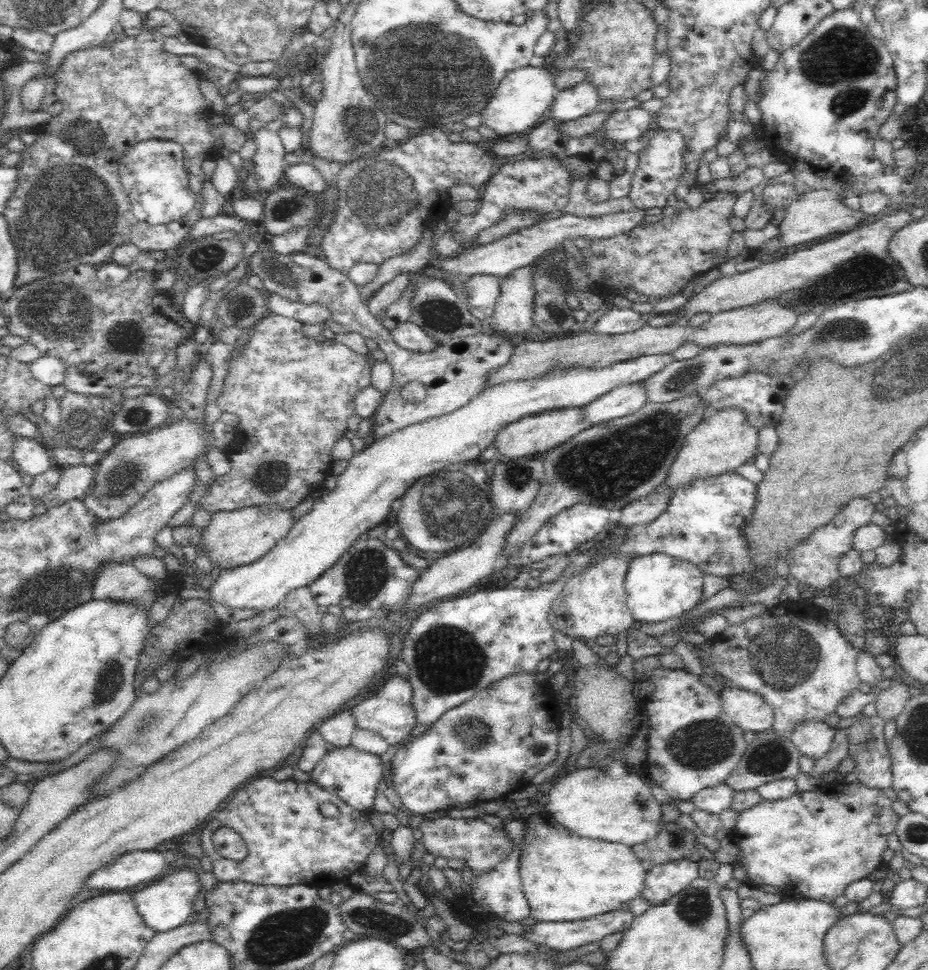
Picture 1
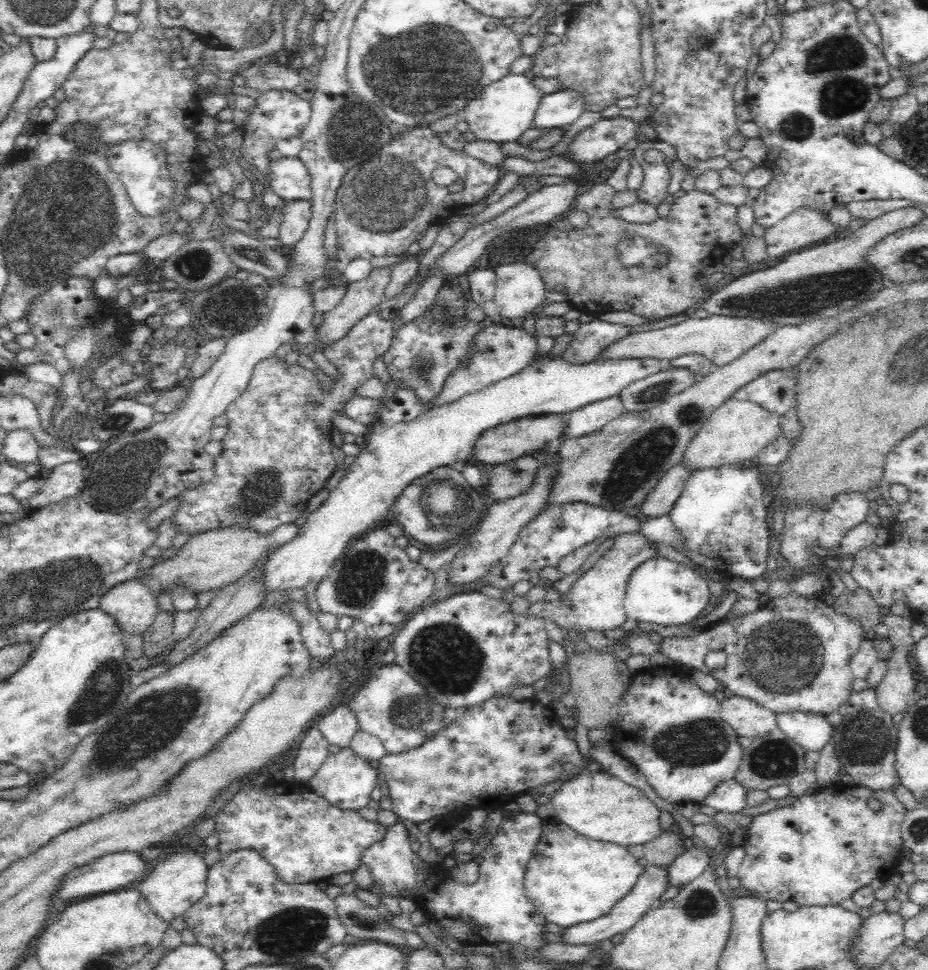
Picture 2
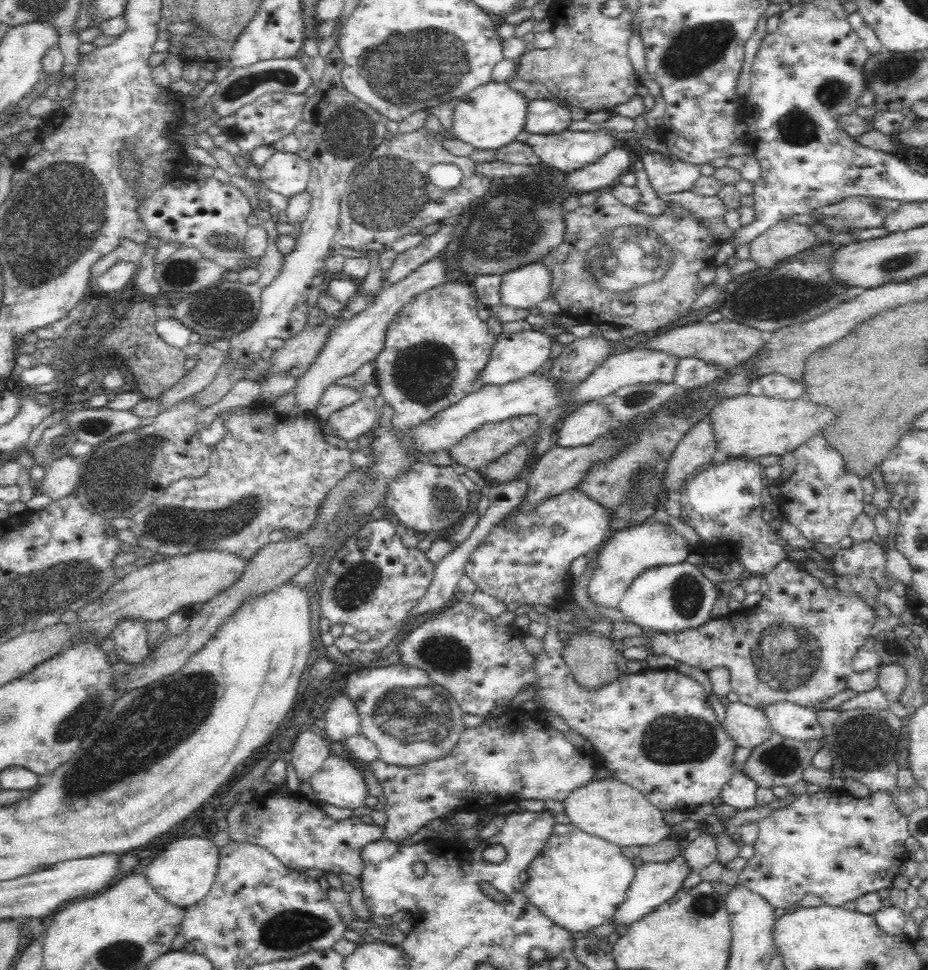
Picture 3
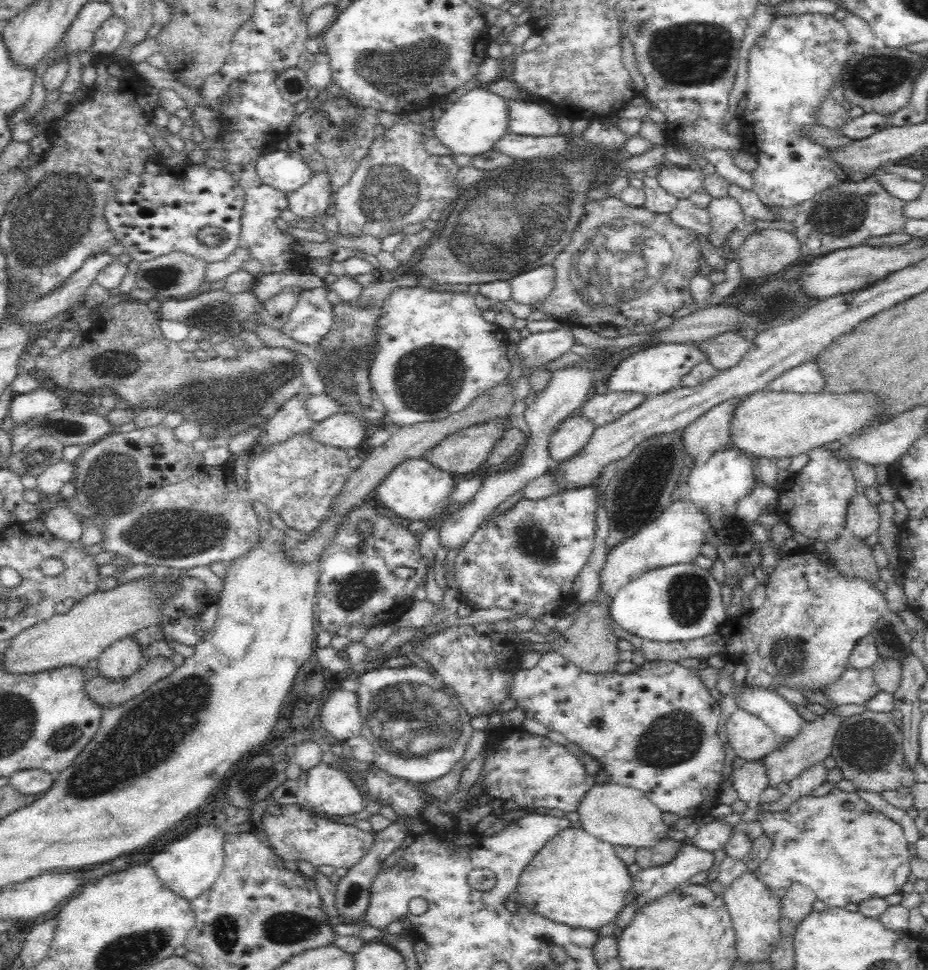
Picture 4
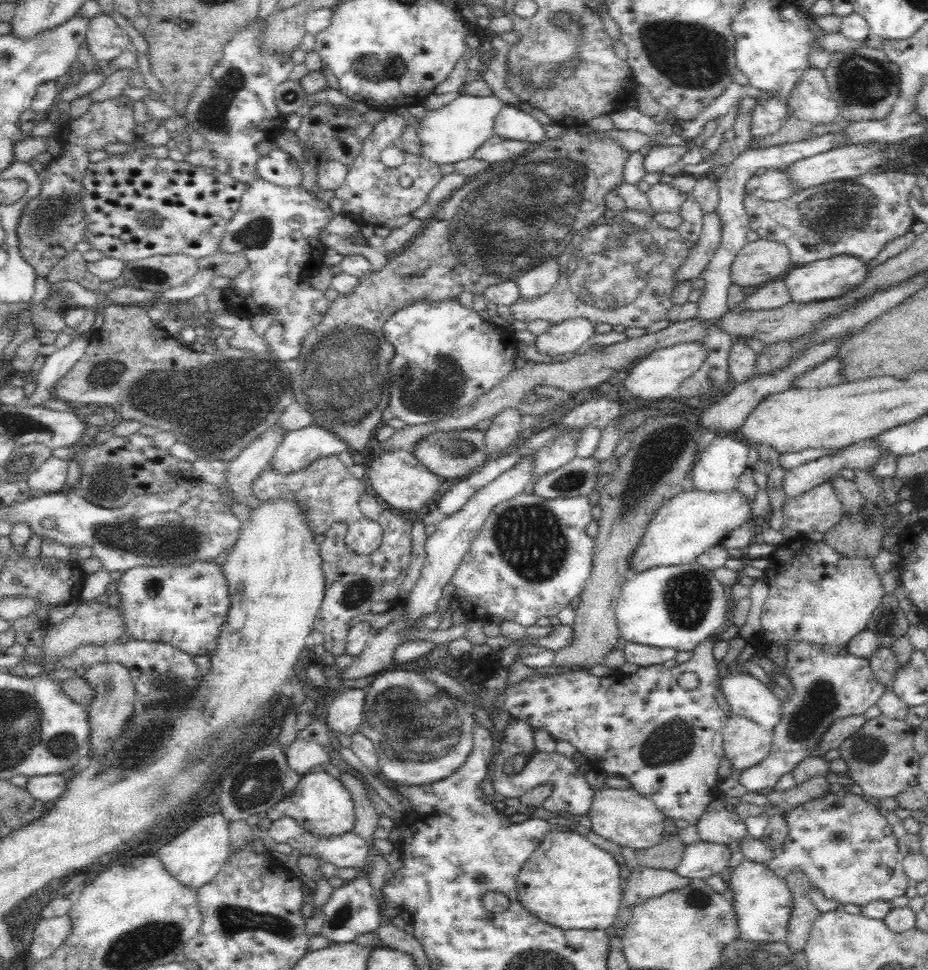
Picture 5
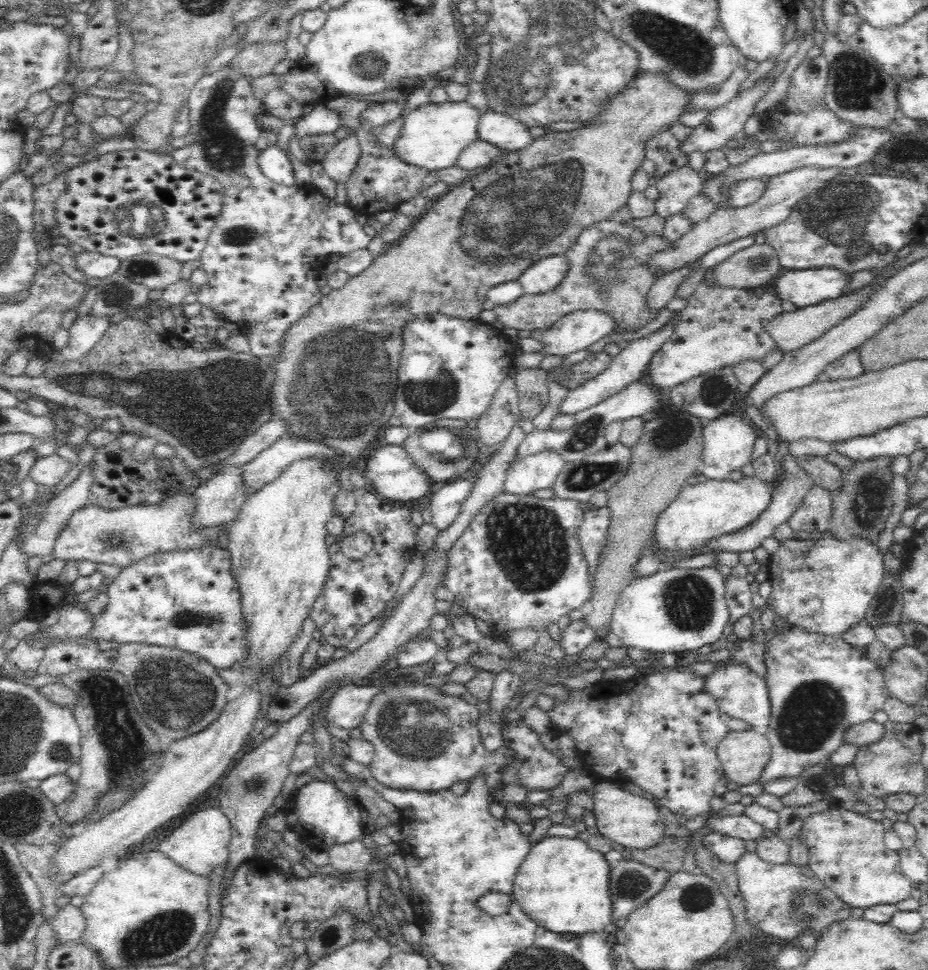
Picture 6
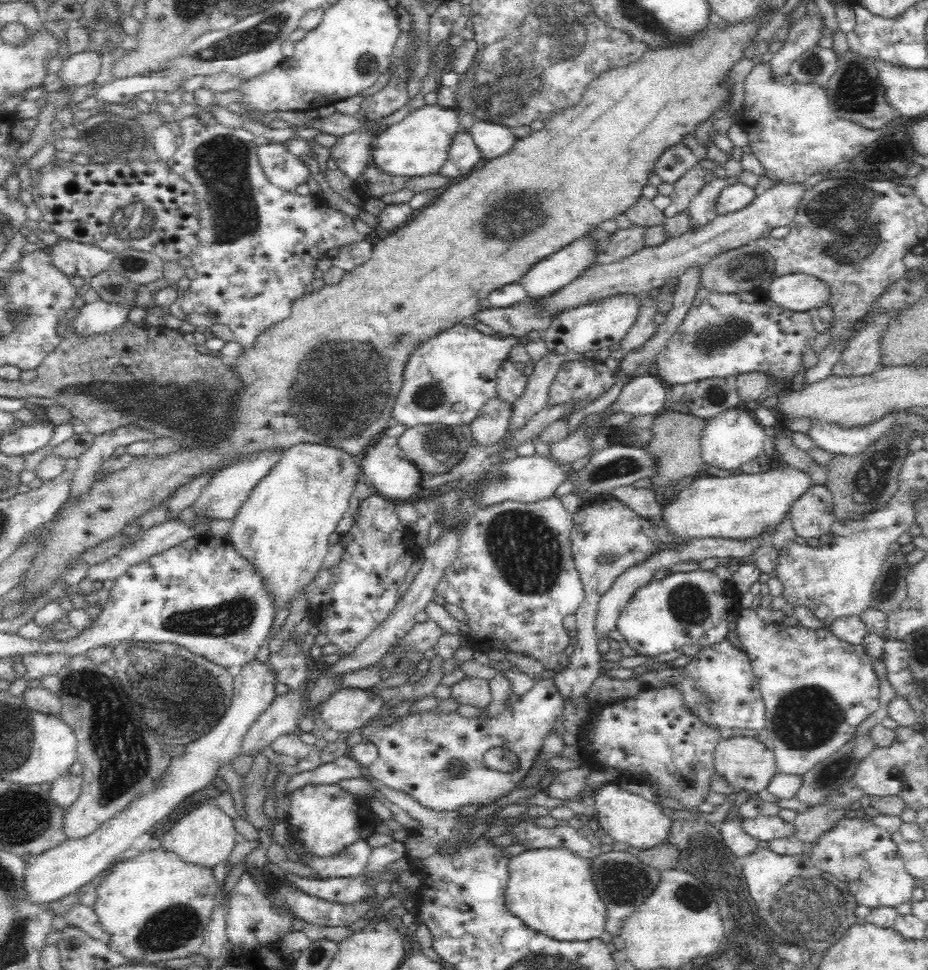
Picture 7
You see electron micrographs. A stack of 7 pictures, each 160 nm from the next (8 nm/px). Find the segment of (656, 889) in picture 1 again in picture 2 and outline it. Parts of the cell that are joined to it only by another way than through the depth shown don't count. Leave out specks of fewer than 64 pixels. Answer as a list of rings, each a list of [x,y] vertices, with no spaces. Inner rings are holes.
[[[693,847],[684,851],[676,860],[673,860],[666,867],[666,877],[668,877],[668,887],[680,888],[695,878],[698,878],[709,864],[708,855],[702,848]]]

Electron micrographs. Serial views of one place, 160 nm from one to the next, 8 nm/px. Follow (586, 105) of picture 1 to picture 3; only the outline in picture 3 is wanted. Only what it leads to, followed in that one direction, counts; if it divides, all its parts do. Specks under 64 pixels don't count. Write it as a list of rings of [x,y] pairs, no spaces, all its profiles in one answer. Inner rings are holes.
[[[535,99],[528,104],[528,116],[526,118],[525,132],[543,135],[552,135],[563,132],[573,121],[571,110],[559,104],[560,99]]]

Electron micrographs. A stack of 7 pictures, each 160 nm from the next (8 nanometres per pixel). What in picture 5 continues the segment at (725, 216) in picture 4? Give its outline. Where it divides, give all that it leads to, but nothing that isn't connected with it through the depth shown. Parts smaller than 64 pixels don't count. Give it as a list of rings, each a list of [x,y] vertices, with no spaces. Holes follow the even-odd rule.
[[[716,210],[703,217],[701,237],[694,243],[691,253],[684,259],[681,269],[675,274],[677,282],[698,278],[721,243],[722,222]]]

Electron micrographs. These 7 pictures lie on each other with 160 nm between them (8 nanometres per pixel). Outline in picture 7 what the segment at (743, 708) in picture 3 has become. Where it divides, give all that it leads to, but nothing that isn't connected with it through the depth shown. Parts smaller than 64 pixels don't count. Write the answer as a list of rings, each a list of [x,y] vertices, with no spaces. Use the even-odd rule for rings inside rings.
[[[737,736],[722,738],[718,741],[714,751],[715,769],[718,774],[730,784],[738,793],[760,792],[767,788],[772,776],[776,774],[776,761],[774,760],[773,750],[757,737]]]

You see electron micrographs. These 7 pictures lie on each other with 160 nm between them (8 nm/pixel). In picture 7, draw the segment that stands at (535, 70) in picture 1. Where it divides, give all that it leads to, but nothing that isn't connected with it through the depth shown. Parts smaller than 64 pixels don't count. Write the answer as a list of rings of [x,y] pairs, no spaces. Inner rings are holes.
[[[438,104],[425,105],[406,116],[402,122],[386,127],[386,132],[374,139],[376,150],[371,152],[371,160],[380,170],[396,176],[415,177],[438,173],[448,162],[455,134],[460,132],[464,130],[458,112]]]

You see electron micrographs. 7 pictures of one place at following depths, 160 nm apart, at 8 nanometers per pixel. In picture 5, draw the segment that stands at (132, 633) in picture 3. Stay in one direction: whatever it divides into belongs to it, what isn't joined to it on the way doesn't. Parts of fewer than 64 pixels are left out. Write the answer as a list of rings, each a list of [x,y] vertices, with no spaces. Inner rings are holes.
[[[98,662],[87,668],[83,675],[88,684],[94,688],[94,702],[87,706],[90,725],[90,750],[95,756],[102,756],[112,740],[120,736],[120,728],[134,712],[135,684],[130,671],[121,662]]]

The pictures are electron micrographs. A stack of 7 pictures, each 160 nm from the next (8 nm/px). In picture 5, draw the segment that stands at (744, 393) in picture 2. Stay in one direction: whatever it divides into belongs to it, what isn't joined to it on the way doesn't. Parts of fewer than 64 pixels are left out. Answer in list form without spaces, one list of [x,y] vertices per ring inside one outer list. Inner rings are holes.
[[[836,358],[827,359],[816,367],[811,367],[806,373],[794,376],[792,388],[821,389],[827,386],[836,386],[844,383],[840,370],[842,362]]]

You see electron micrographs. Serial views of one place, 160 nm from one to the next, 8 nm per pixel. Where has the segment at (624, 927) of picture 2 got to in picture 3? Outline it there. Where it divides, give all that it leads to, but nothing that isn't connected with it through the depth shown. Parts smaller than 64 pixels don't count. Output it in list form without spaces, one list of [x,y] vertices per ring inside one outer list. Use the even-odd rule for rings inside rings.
[[[682,854],[668,862],[643,863],[639,865],[635,868],[635,877],[630,883],[626,900],[612,914],[610,922],[619,928],[621,924],[631,925],[633,922],[644,918],[657,906],[668,902],[668,899],[672,898],[682,888],[682,882],[684,882],[684,878],[688,874],[690,874],[690,869],[688,869],[686,859],[682,857]]]

